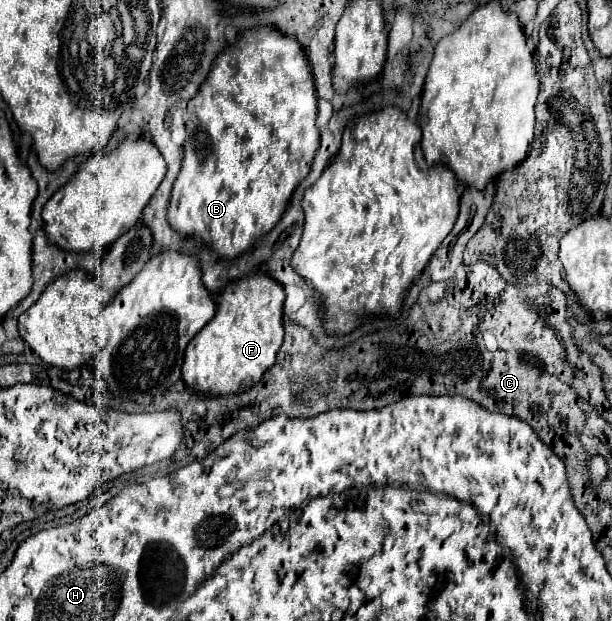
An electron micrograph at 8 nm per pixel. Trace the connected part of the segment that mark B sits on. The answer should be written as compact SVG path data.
M259 26L259 28L245 30L241 34L241 38L233 46L223 50L215 58L207 80L203 82L203 86L199 88L195 98L189 102L187 110L191 110L191 114L189 114L189 122L187 122L185 158L183 158L181 172L179 172L179 176L177 176L175 184L173 184L173 190L171 190L169 224L175 230L179 230L179 234L187 234L187 236L197 234L197 236L201 236L219 256L237 258L239 254L247 252L255 244L255 240L259 236L267 234L281 220L293 190L311 172L311 162L313 162L315 150L319 148L319 130L315 126L315 120L317 120L317 94L315 94L315 84L313 84L313 78L311 78L311 66L307 62L305 50L299 46L299 42L295 42L295 38L291 38L287 34L281 34L279 30L269 28L269 26Z

